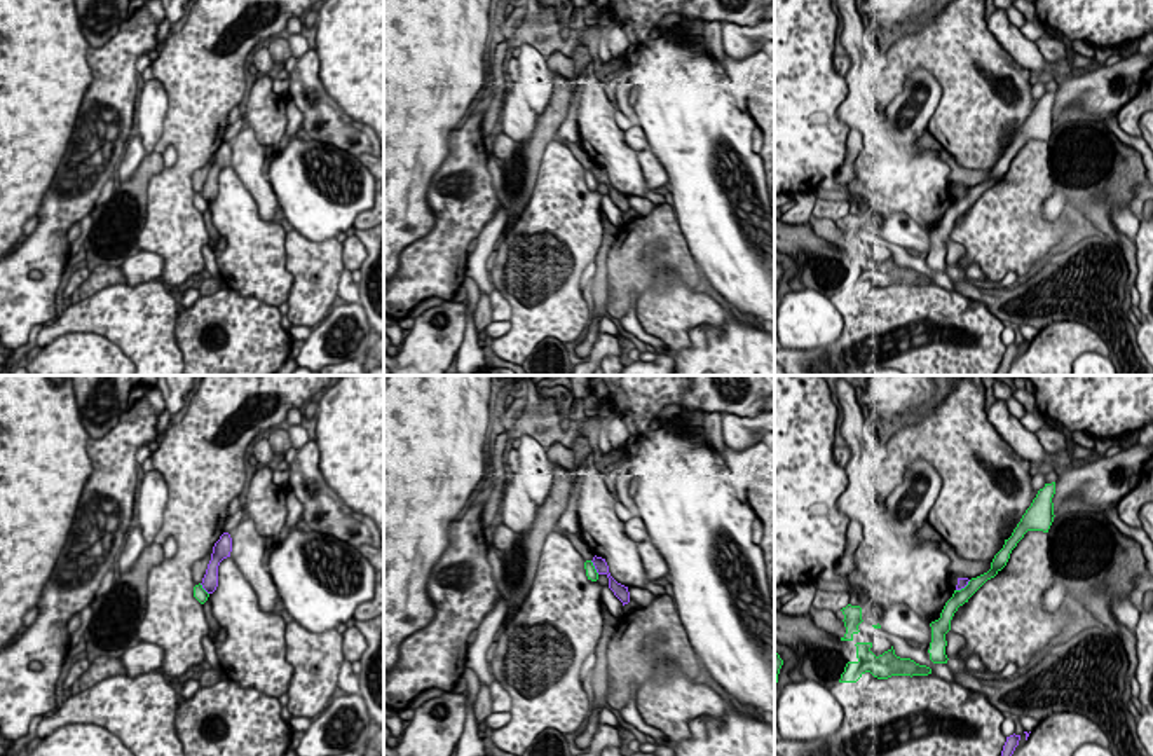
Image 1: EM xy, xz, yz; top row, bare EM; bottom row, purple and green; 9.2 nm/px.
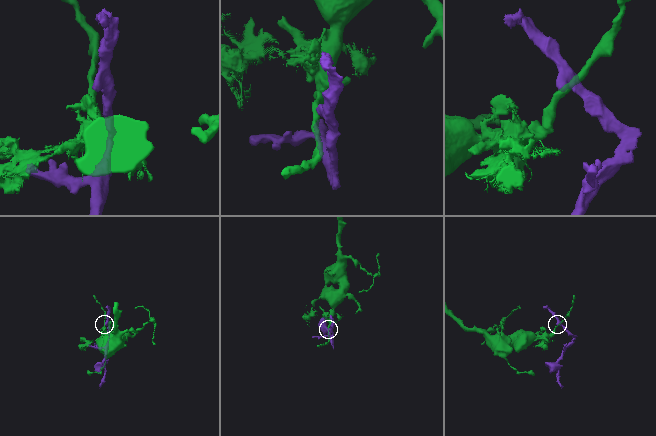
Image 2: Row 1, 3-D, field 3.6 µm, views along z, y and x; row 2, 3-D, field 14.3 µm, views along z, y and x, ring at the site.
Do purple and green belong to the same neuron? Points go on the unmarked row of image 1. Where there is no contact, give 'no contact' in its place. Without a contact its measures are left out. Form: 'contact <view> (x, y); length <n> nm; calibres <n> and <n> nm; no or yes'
contact xz (595, 177); length 150 nm; calibres 120 and 100 nm; no

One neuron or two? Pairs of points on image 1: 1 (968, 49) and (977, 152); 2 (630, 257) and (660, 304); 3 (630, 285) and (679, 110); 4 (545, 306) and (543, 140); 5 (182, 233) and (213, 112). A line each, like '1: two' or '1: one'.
1: one
2: two
3: two
4: two
5: one

